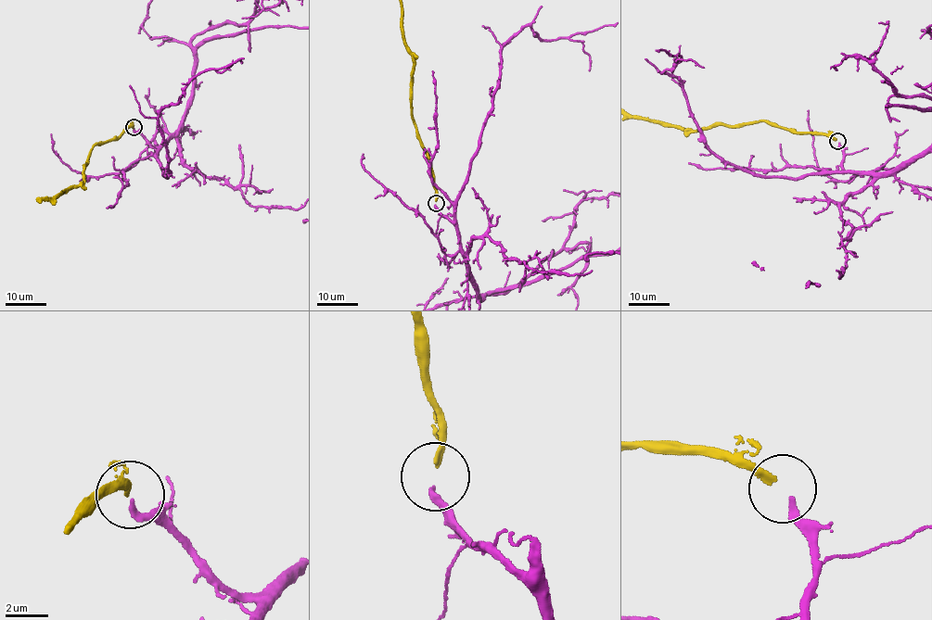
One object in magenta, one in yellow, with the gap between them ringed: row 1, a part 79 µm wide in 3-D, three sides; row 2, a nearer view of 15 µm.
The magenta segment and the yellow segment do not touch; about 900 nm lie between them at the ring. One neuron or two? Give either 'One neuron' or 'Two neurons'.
Two neurons

